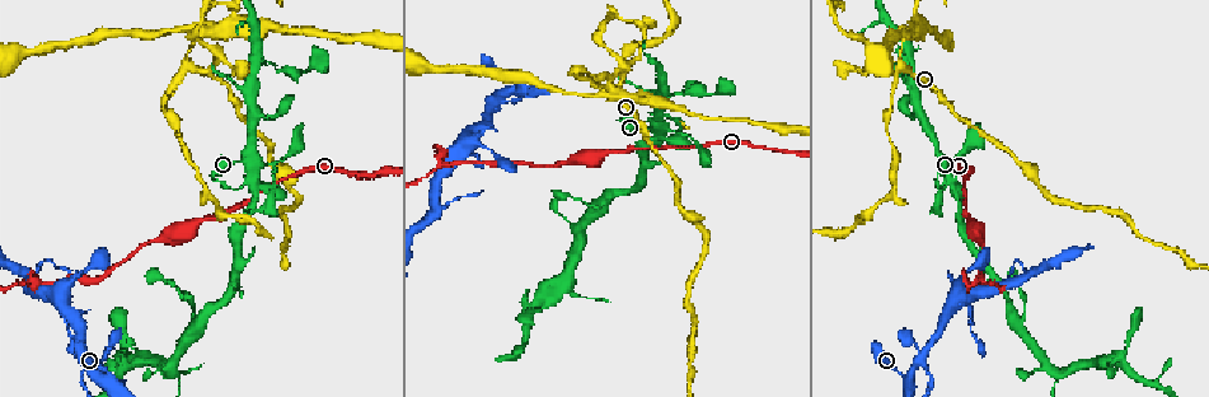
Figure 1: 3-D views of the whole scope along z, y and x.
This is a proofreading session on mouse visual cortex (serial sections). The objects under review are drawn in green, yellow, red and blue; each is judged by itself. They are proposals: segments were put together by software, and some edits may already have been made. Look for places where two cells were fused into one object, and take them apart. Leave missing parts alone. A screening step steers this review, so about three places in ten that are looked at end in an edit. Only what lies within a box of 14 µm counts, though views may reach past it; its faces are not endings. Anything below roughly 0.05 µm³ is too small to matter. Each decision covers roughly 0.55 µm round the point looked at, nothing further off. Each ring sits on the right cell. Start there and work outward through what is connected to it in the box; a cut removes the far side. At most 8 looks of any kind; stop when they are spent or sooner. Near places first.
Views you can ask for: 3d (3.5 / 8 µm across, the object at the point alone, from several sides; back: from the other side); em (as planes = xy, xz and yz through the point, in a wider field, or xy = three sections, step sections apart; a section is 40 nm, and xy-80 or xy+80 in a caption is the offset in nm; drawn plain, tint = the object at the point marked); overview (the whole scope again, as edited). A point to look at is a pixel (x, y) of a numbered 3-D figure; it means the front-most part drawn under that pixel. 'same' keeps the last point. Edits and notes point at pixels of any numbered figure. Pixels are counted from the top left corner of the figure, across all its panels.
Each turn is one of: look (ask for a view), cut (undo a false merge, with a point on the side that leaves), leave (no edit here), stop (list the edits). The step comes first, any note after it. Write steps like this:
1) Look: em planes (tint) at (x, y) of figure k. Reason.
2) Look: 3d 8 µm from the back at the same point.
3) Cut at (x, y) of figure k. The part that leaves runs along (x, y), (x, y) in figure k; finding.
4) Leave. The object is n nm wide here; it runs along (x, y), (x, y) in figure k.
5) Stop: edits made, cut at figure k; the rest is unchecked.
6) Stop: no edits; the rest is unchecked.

Look: 3d 3.5 µm at (192, 70) of figure 1.

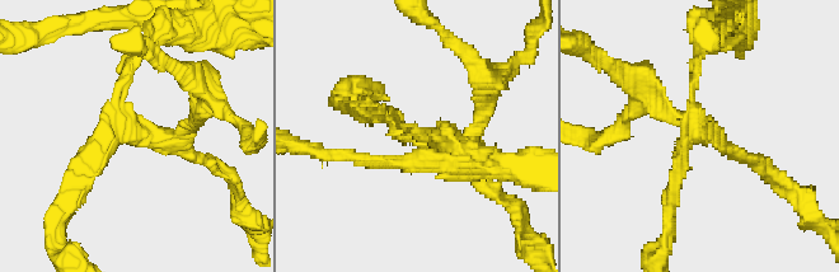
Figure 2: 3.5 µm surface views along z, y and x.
Look: em xy step 3 (tint) at (130, 135) of figure 2. 3 arms meet here; the arms are 150, 200, 200 nm wide.

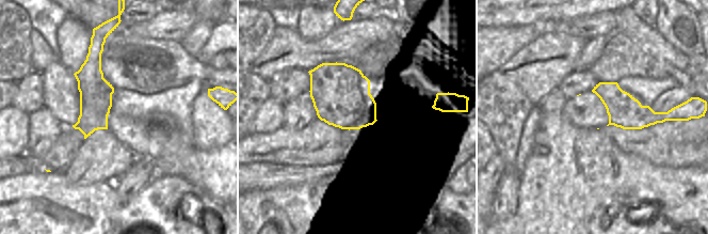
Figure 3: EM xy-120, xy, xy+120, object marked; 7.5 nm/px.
Cut at (697, 57) of figure 2. The part that leaves runs along (694, 102), (701, 43), (723, 28) in figure 2; two cells meet here.

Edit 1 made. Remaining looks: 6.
Look: 3d 3.5 µm from the back at (93, 367) of figure 1. A fork.

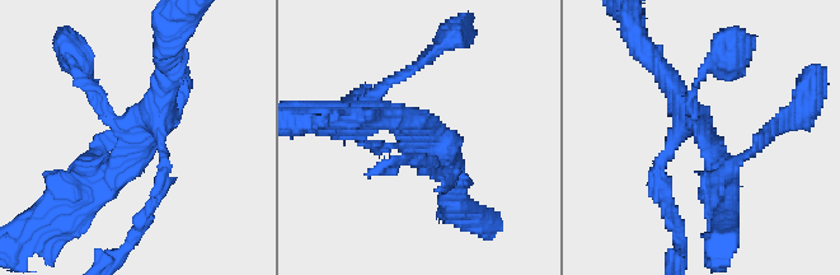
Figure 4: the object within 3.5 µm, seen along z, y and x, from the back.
Look: em xy step 5 (tint) at (426, 135) of figure 4. 4 arms meet here; the arms are 150, 150, 250, 300 nm wide.

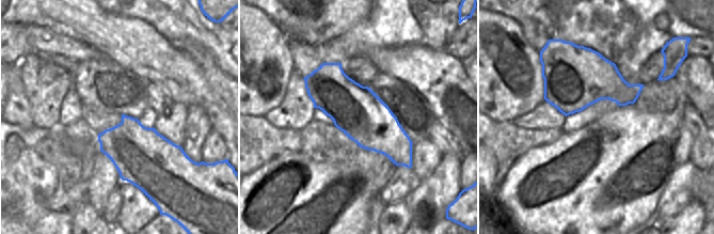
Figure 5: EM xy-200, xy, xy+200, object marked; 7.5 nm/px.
Cut at (162, 190) of figure 4. The part that leaves runs along (163, 148), (163, 186), (140, 225) in figure 4; two cells meet here.

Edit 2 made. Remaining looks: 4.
Look: overview. Redraw.

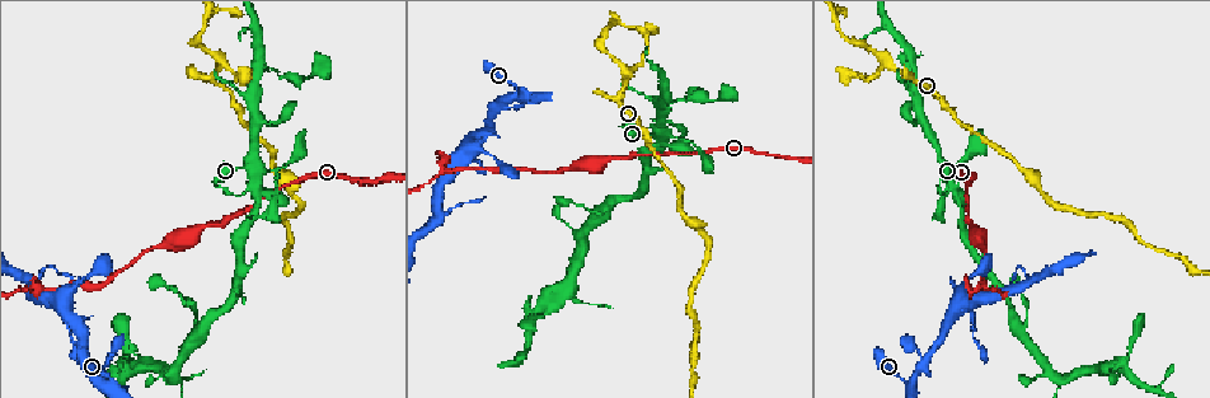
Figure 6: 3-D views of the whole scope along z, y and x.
Look: 3d 8 µm at (681, 138) of figure 6. Arms part here.

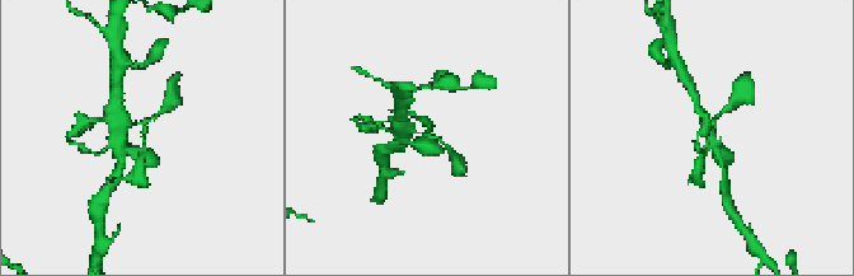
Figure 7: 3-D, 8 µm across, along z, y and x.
Look: em xy step 2 (tint) at (715, 127) of figure 7. 3 arms meet here; the arms are 150, 150, 250 nm wide.

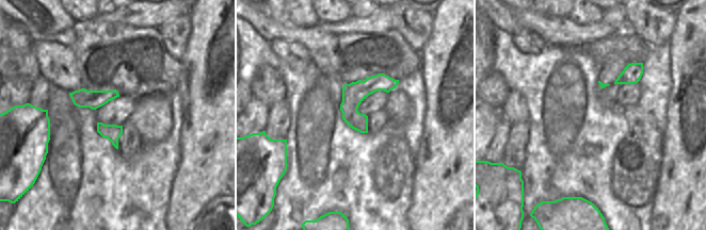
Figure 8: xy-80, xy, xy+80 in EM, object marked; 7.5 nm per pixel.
Leave. It runs along (394, 125), (435, 138), (451, 153) in figure 7; one cell here.

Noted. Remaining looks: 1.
Stop: edits made, cut at figure 2, cut at figure 4; the rest is unchecked.

